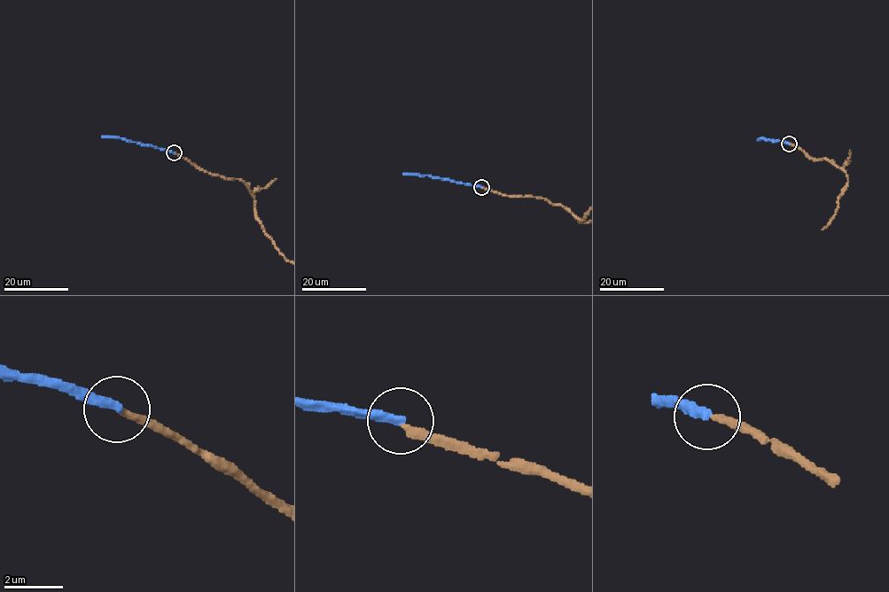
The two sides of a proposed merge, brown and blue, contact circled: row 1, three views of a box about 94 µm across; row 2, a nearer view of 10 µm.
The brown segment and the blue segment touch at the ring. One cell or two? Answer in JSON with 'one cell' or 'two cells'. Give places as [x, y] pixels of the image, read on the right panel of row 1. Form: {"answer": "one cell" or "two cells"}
{"answer": "two cells"}

